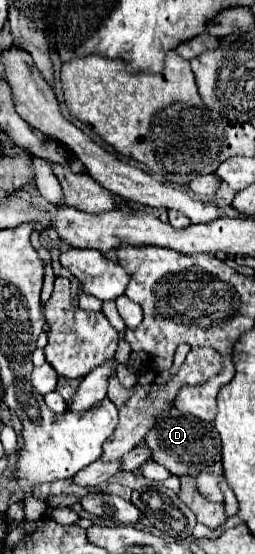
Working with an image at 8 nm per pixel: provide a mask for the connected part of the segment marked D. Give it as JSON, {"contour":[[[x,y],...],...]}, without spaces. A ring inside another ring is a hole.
{"contour":[[[170,406],[156,416],[156,426],[152,426],[152,430],[144,436],[144,444],[152,450],[152,460],[156,464],[164,466],[174,476],[194,478],[200,494],[204,494],[204,498],[210,498],[210,502],[224,502],[224,494],[220,490],[220,478],[224,476],[220,452],[222,446],[214,424],[202,422],[192,414],[178,412],[174,406]]]}

